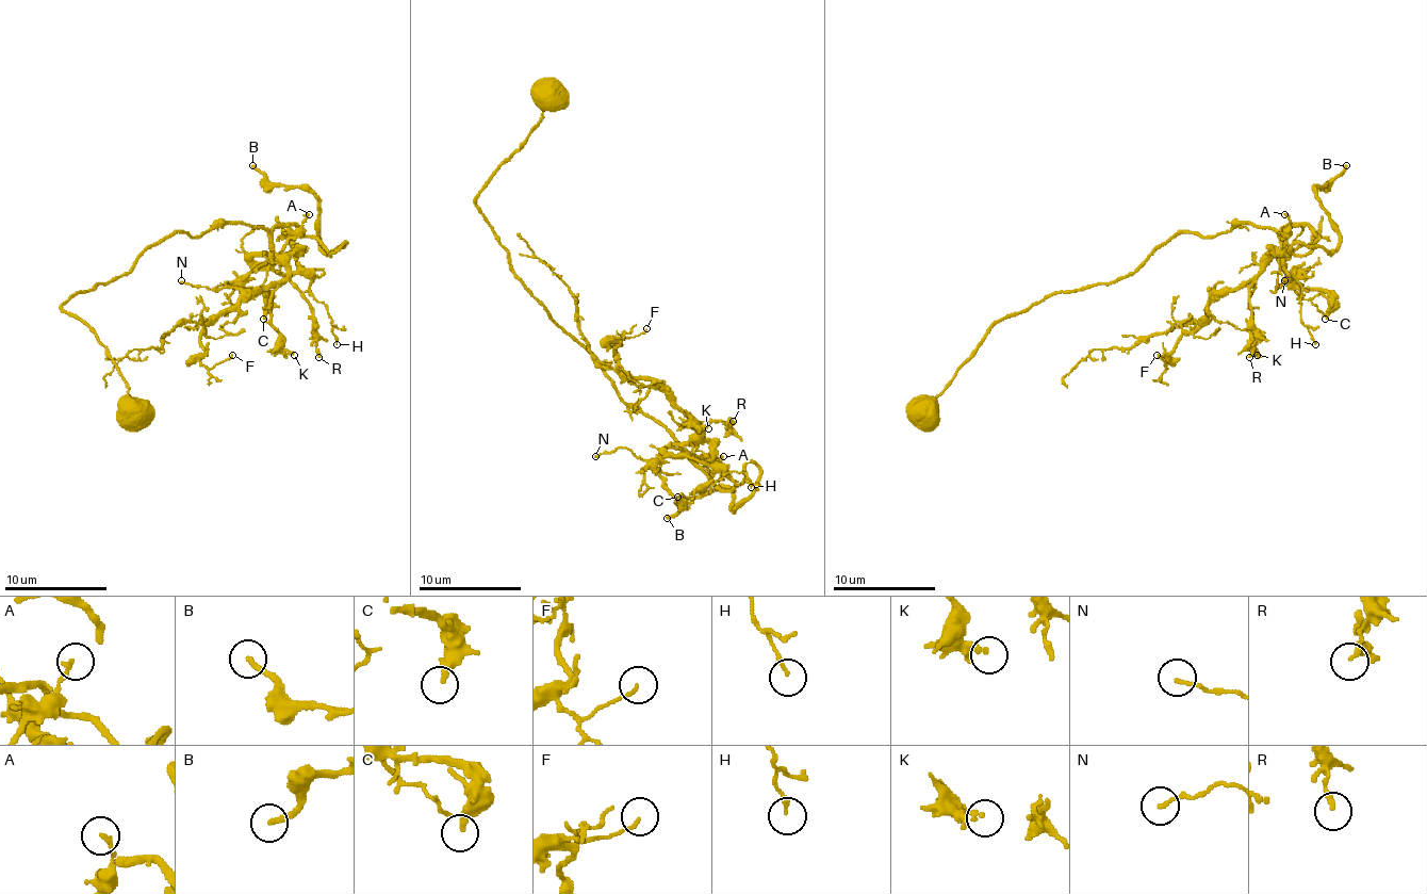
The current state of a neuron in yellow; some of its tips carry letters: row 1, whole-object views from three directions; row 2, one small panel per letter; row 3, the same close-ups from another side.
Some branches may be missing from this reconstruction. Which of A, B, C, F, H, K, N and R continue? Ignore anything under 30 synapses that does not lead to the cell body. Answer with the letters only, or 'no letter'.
B

